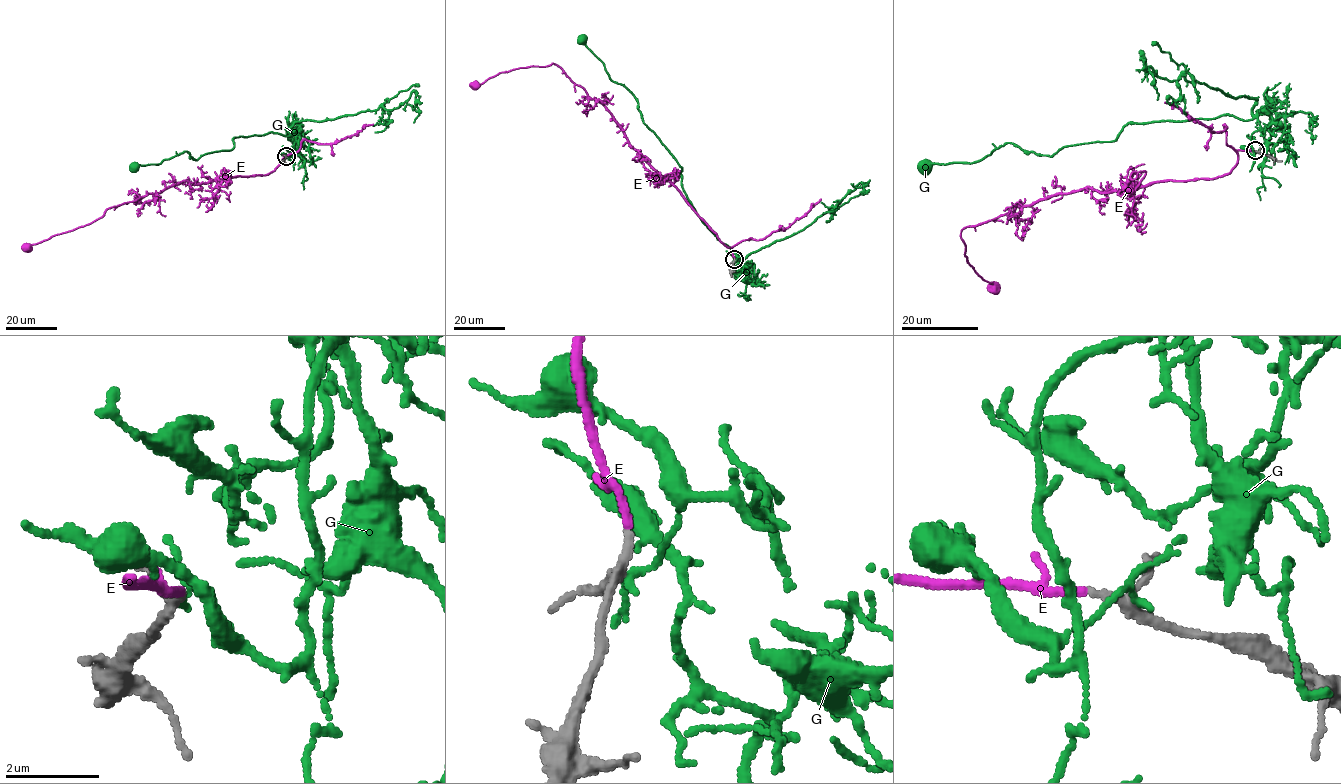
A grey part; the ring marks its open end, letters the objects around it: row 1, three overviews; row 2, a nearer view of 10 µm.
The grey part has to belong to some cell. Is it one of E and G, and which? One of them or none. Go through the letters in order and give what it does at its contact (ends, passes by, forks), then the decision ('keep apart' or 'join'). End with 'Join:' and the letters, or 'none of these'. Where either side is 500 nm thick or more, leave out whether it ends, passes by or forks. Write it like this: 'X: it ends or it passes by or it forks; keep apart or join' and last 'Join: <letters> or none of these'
E: it passes by; join
G: it passes by; keep apart
Join: E

